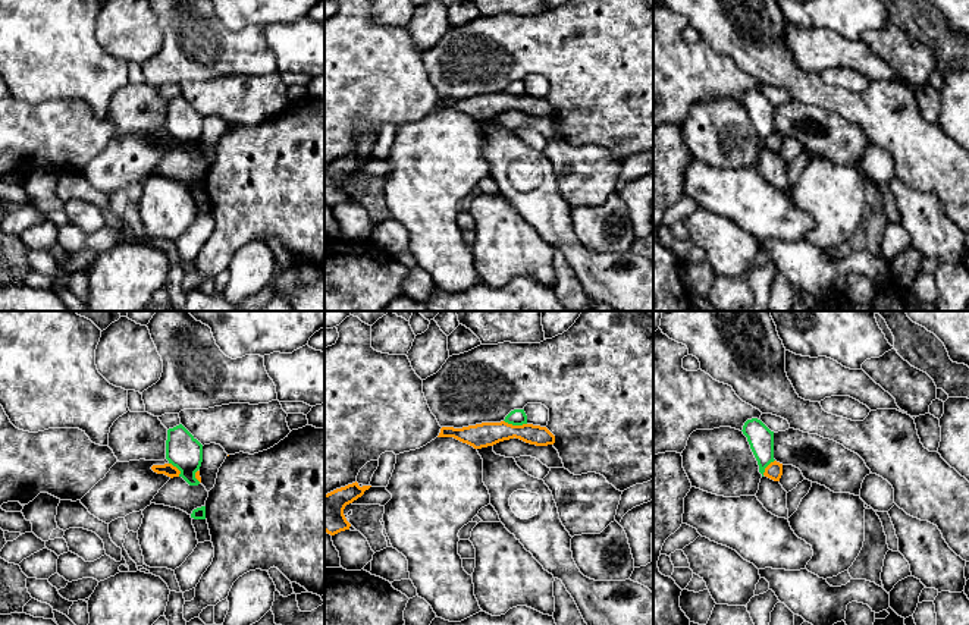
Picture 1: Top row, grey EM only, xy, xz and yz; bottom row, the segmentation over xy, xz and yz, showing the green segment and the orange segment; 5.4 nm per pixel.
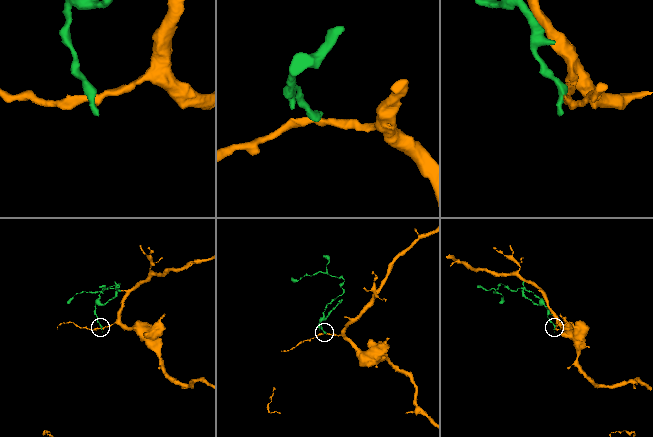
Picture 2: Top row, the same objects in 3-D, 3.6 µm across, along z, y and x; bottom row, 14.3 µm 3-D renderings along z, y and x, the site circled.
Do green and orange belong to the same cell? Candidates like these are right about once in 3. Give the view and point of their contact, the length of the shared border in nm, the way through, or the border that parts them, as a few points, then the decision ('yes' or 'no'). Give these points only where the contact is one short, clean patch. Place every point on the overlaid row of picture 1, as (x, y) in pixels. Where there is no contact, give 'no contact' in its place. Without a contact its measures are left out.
contact xz (516, 424); length 130 nm; border xz (504, 420), (513, 424), (526, 424); no

